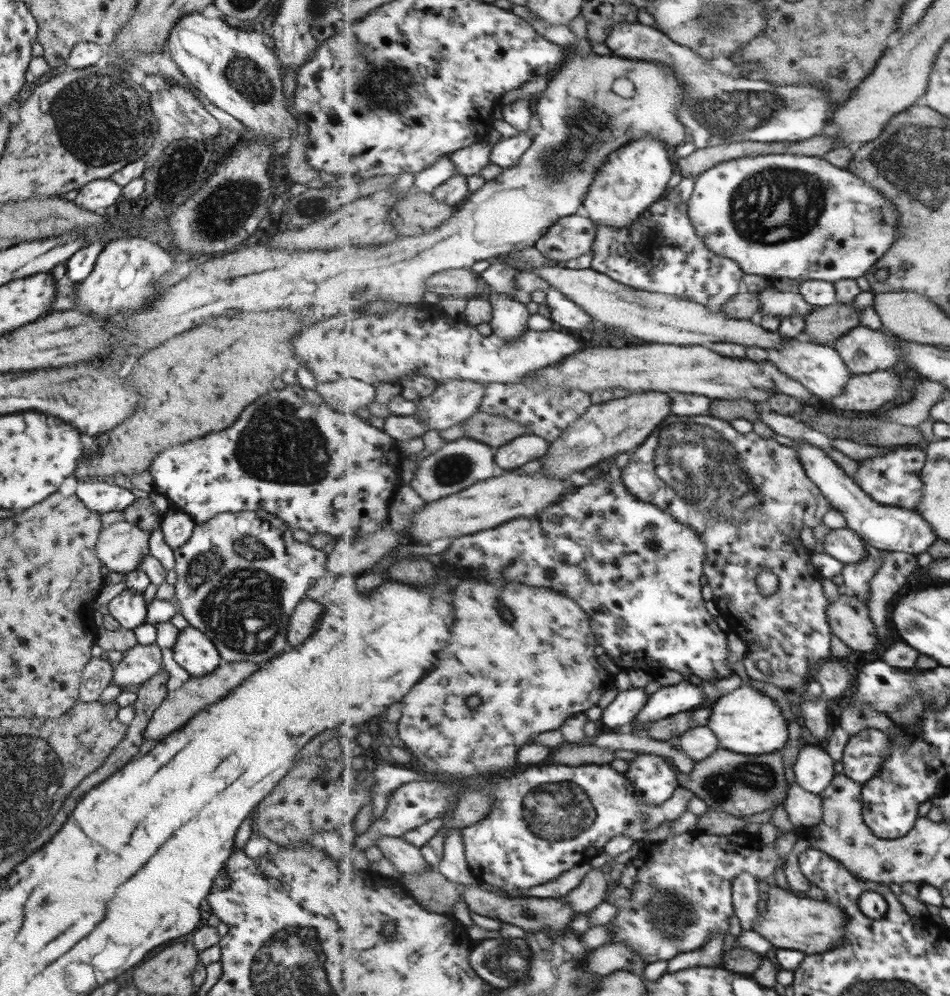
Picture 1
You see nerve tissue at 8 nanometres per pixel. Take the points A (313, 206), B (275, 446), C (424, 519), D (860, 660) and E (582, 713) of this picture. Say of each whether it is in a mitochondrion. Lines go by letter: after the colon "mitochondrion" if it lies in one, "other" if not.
A: mitochondrion
B: mitochondrion
C: other
D: other
E: other

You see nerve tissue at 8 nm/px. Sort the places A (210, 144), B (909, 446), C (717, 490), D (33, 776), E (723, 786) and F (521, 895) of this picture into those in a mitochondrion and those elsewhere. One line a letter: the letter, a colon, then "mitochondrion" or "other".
A: other
B: other
C: mitochondrion
D: mitochondrion
E: mitochondrion
F: other

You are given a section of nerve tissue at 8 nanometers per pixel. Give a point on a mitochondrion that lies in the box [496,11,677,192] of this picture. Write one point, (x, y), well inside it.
(556, 162)

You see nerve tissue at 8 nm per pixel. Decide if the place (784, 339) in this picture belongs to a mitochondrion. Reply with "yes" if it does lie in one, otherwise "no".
no

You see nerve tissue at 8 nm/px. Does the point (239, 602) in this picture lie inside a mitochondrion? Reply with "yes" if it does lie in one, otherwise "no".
yes

